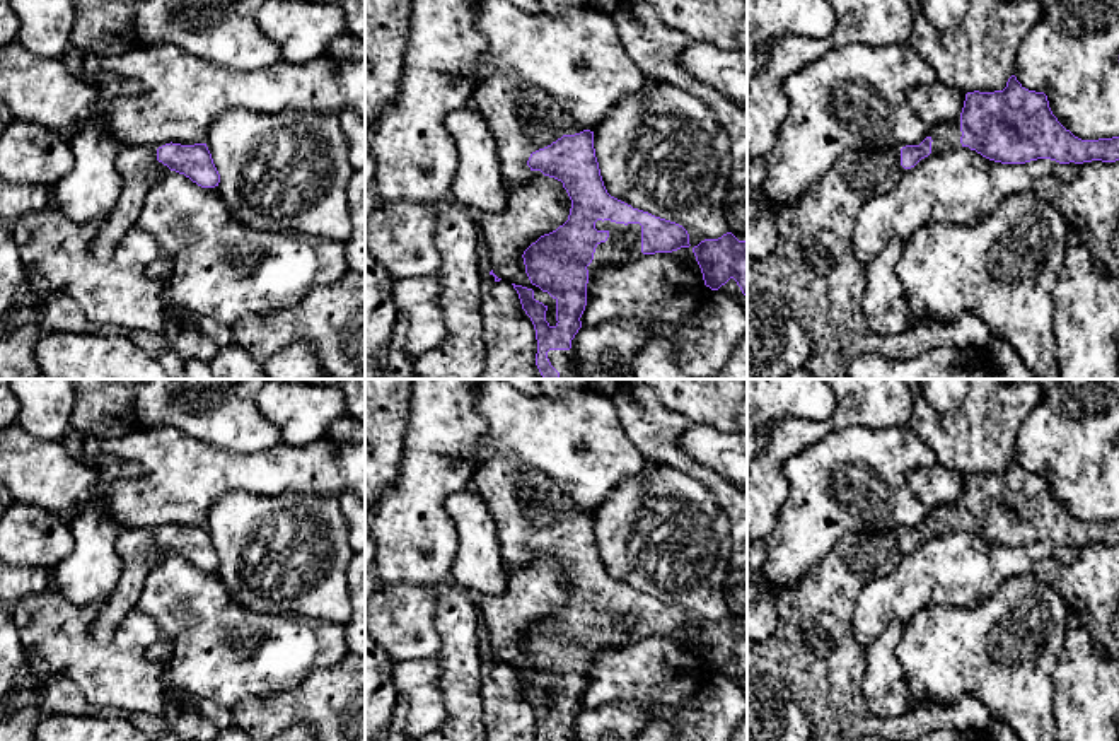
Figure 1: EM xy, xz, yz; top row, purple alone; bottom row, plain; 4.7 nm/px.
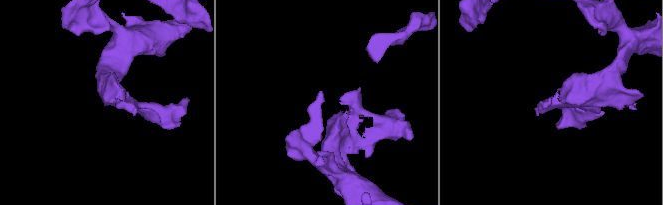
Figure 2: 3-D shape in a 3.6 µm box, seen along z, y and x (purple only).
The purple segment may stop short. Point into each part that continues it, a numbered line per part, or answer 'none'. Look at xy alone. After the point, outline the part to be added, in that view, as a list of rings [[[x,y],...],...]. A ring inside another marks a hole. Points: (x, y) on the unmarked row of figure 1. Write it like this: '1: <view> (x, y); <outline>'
1: xy (139, 550); [[[147,528],[121,529],[114,548],[123,562],[123,570],[90,628],[90,637],[96,640],[107,640],[114,635],[118,625],[136,606],[155,563],[171,553],[157,543],[157,531]]]

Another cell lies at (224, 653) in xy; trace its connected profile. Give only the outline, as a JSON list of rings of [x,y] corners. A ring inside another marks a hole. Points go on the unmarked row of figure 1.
[[[176,553],[155,563],[135,608],[148,615],[174,644],[172,686],[225,709],[234,709],[242,698],[295,688],[314,669],[334,666],[350,652],[345,625],[242,608],[218,574],[208,574]]]

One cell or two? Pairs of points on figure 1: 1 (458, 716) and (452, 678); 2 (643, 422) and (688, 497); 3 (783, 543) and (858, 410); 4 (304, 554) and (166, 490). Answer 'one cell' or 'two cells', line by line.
1: one cell
2: two cells
3: two cells
4: two cells

